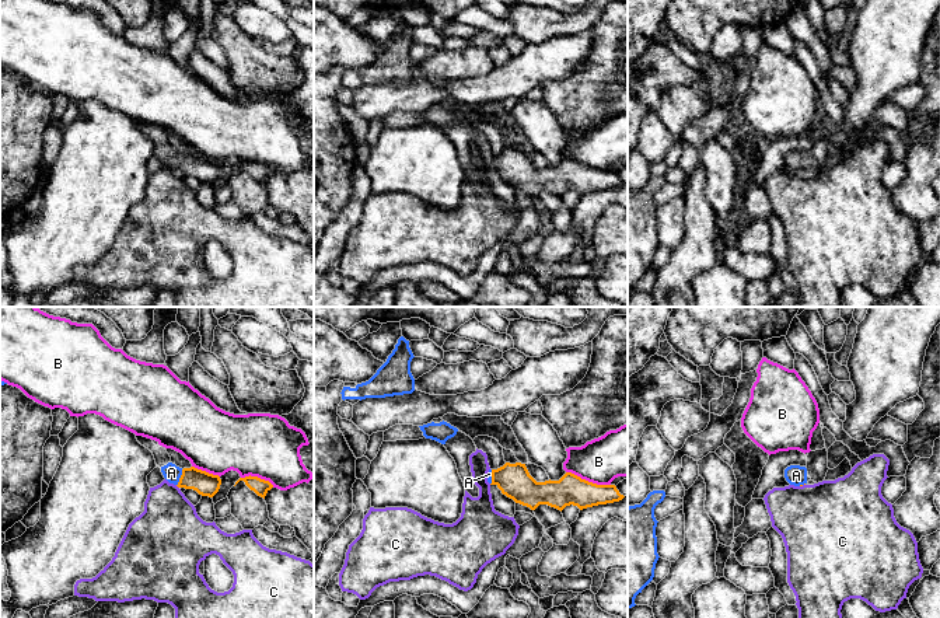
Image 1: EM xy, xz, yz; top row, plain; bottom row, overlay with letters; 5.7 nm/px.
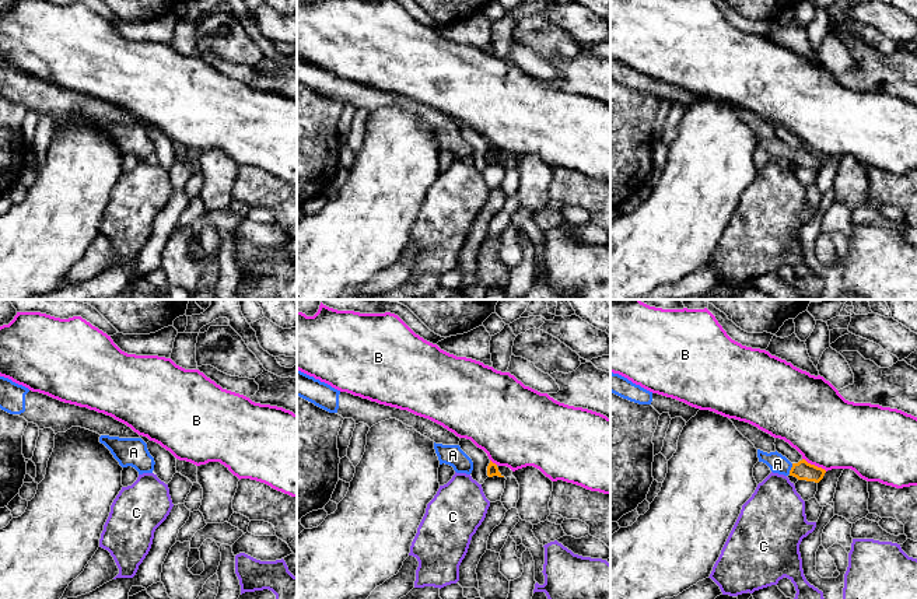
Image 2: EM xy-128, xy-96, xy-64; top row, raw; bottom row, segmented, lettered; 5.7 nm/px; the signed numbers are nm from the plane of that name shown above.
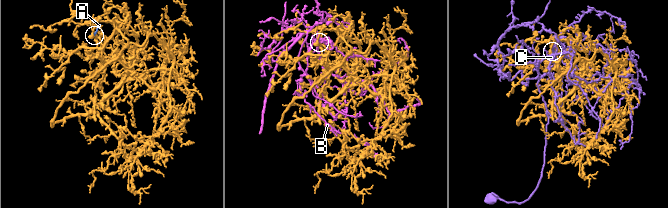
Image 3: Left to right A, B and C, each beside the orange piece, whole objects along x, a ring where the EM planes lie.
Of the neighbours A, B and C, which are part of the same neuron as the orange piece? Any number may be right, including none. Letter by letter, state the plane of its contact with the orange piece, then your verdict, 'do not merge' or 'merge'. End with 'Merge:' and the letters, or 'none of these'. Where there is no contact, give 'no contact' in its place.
A: meets orange in xy; merge
B: meets orange in xz; do not merge
C: meets orange in yz; do not merge
Merge: A

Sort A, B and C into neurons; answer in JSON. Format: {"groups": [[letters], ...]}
{"groups": [["A"], ["B"], ["C"]]}

